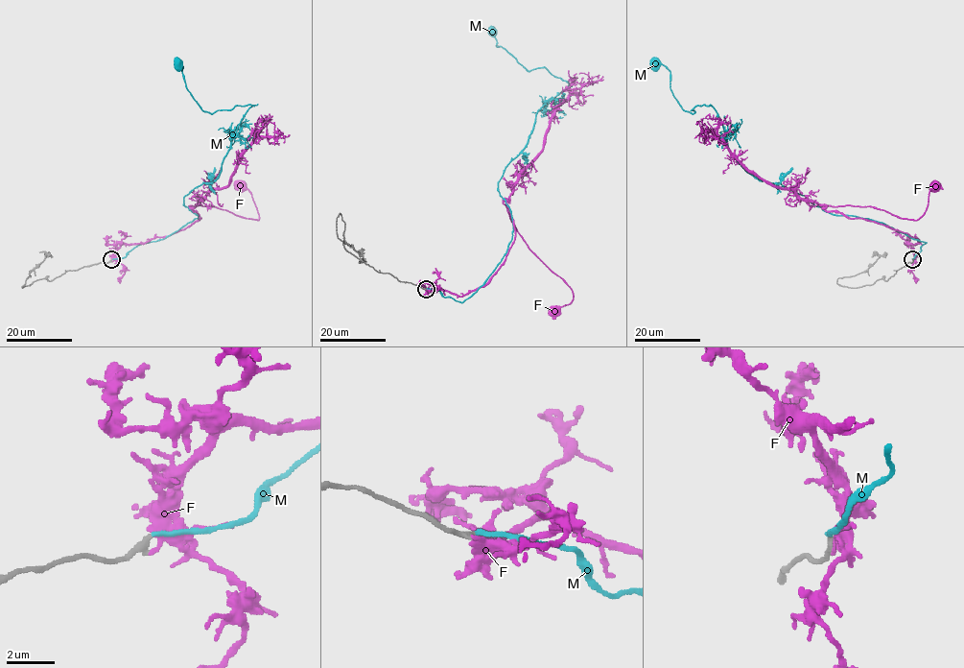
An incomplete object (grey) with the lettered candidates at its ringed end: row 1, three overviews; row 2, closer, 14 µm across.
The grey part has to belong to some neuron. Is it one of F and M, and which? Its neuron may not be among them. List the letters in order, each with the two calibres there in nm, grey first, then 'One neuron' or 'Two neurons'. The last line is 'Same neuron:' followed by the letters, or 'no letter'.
F: Thickness 280 nm (grey) against 200 nm. Two neurons
M: Thickness 260 nm (grey) against 190 nm. One neuron
Same neuron: M

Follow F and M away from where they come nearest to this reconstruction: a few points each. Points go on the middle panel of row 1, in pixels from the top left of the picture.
F: (425, 290), (462, 296), (488, 281), (515, 237), (504, 202), (528, 247), (573, 292), (571, 301), (555, 310)
M: (426, 289), (462, 302), (500, 261), (512, 235), (498, 182), (535, 114), (569, 84), (528, 71), (493, 32)

